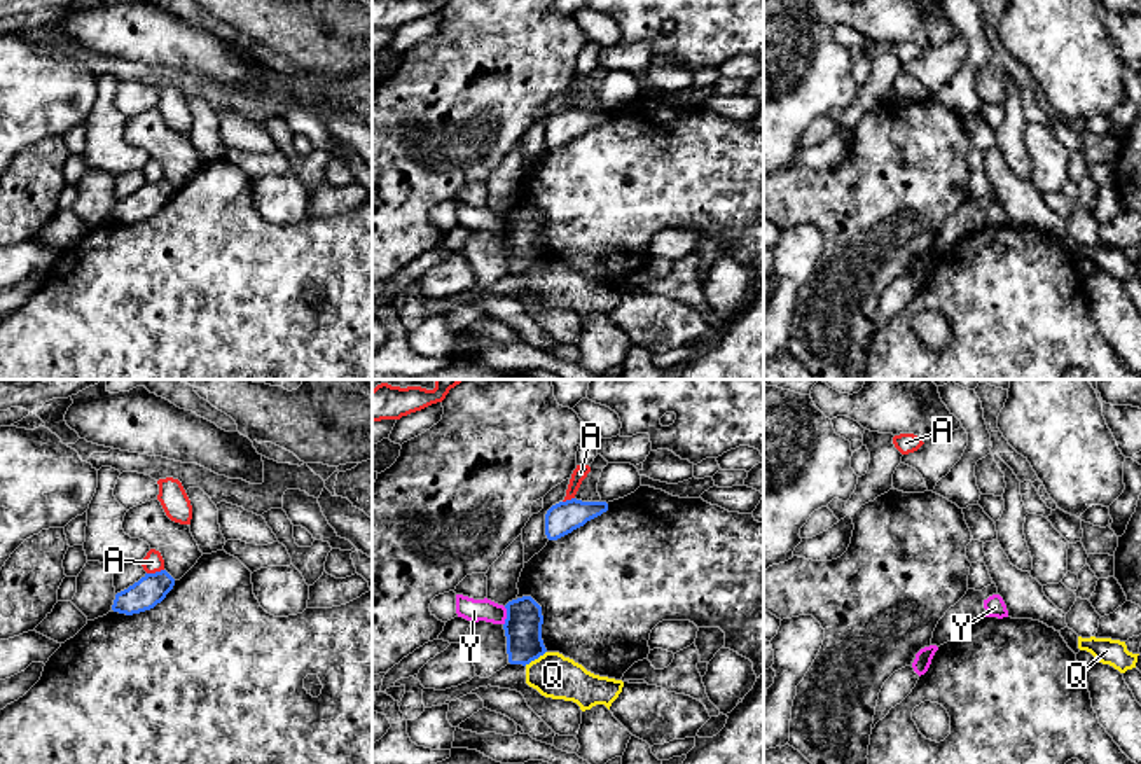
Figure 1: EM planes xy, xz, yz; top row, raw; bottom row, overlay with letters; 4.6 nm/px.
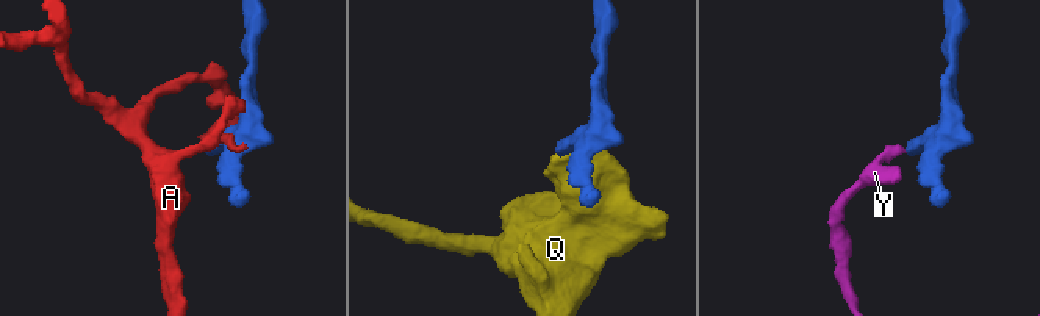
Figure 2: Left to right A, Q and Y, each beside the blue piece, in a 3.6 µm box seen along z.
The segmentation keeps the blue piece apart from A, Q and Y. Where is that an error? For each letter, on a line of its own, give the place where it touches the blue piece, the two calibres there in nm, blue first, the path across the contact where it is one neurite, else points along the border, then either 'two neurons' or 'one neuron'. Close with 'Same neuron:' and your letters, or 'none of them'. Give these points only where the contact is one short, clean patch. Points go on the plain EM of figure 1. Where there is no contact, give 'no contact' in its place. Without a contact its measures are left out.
A: contact xy (156, 180); calibres 140 and 90 nm; two neurons
Q: contact xz (535, 266); calibres 180 and 200 nm; border xz (546, 259), (525, 273); two neurons
Y: contact xz (507, 224); calibres 180 and 110 nm; border xz (505, 215), (504, 233); two neurons
Same neuron: none of them

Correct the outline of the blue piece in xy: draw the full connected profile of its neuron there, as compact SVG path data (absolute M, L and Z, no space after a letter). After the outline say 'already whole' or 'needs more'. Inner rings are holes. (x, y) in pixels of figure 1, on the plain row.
M166 180L145 182L138 191L115 203L112 219L126 224L154 217L173 198L175 187Z; already whole

